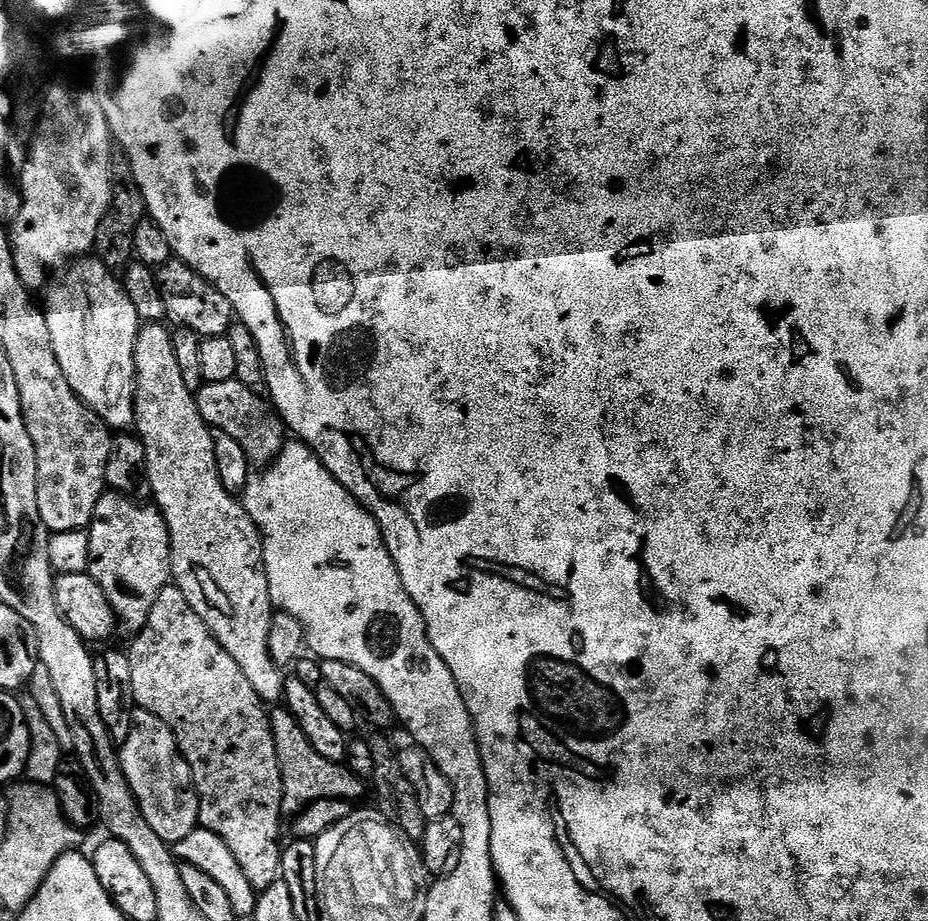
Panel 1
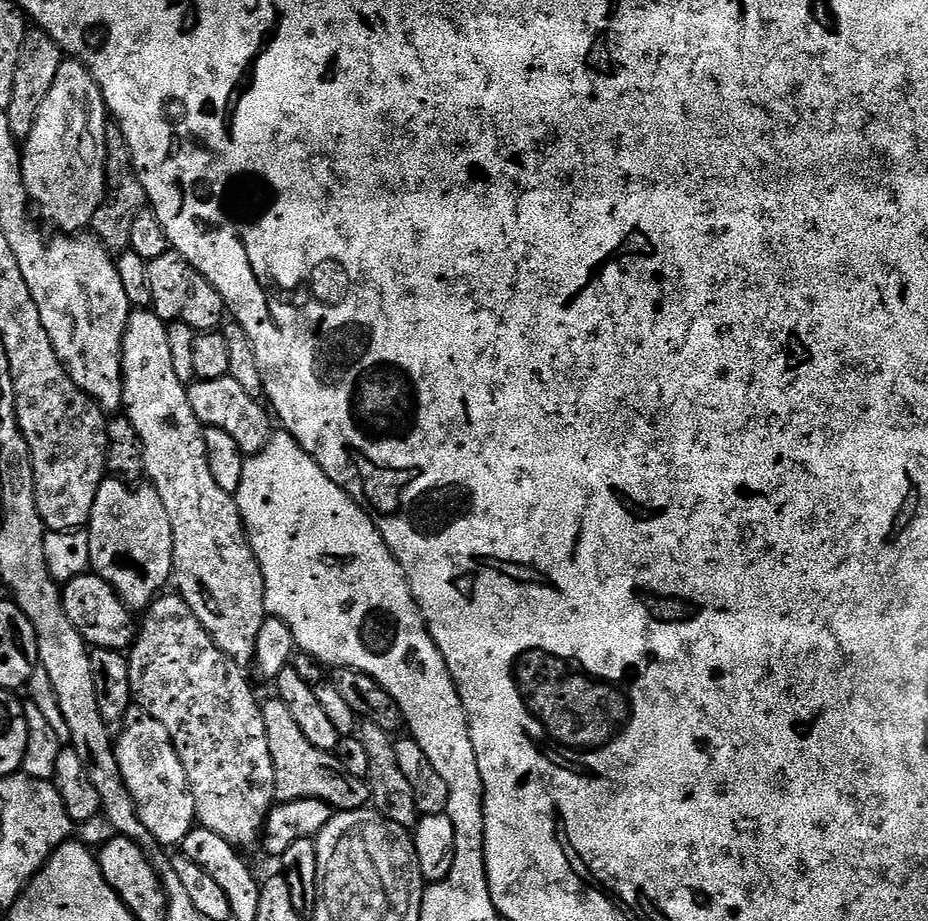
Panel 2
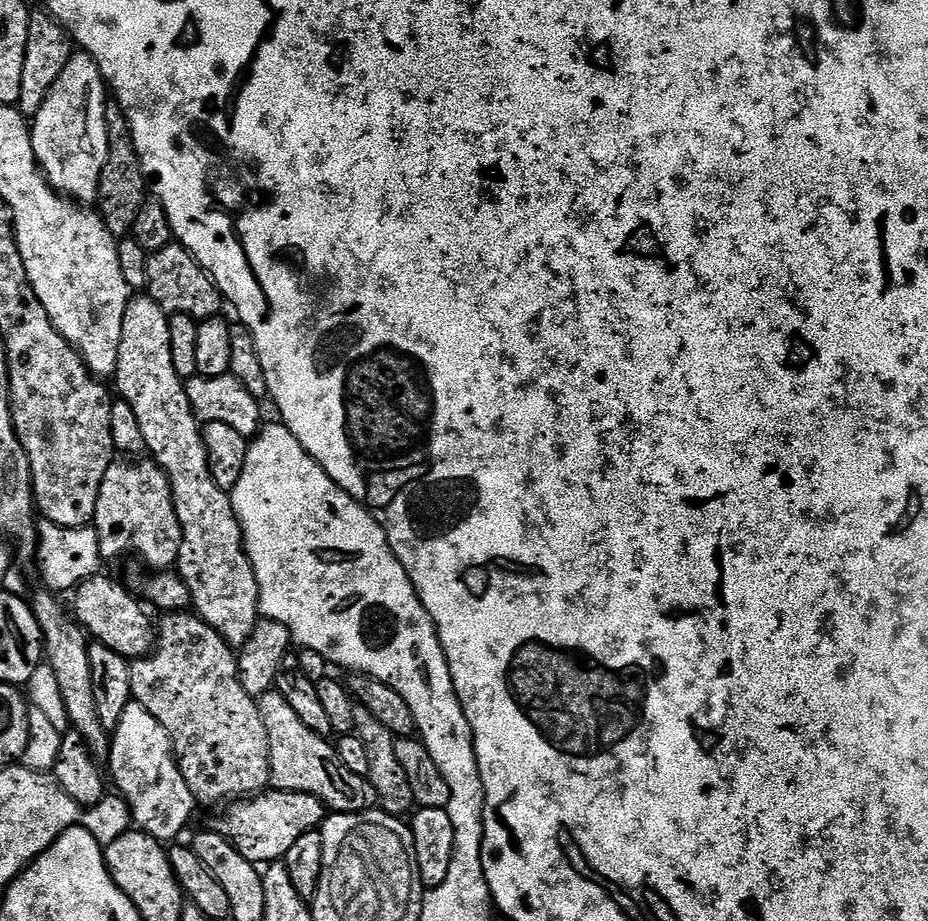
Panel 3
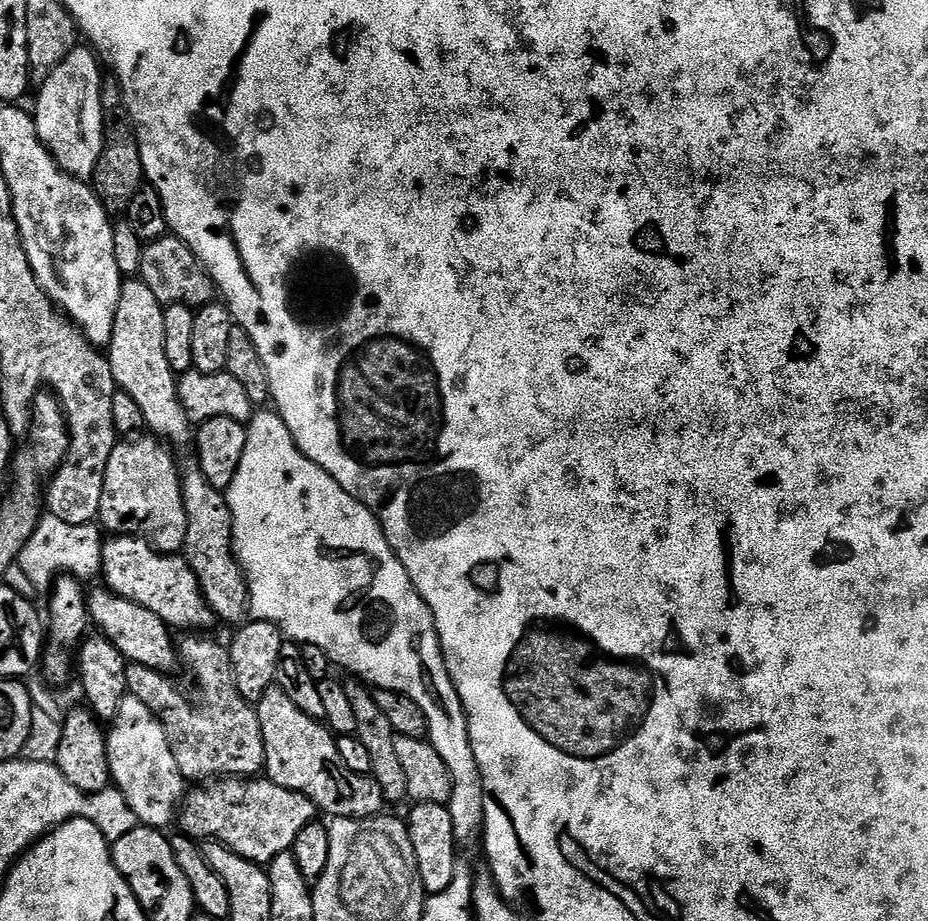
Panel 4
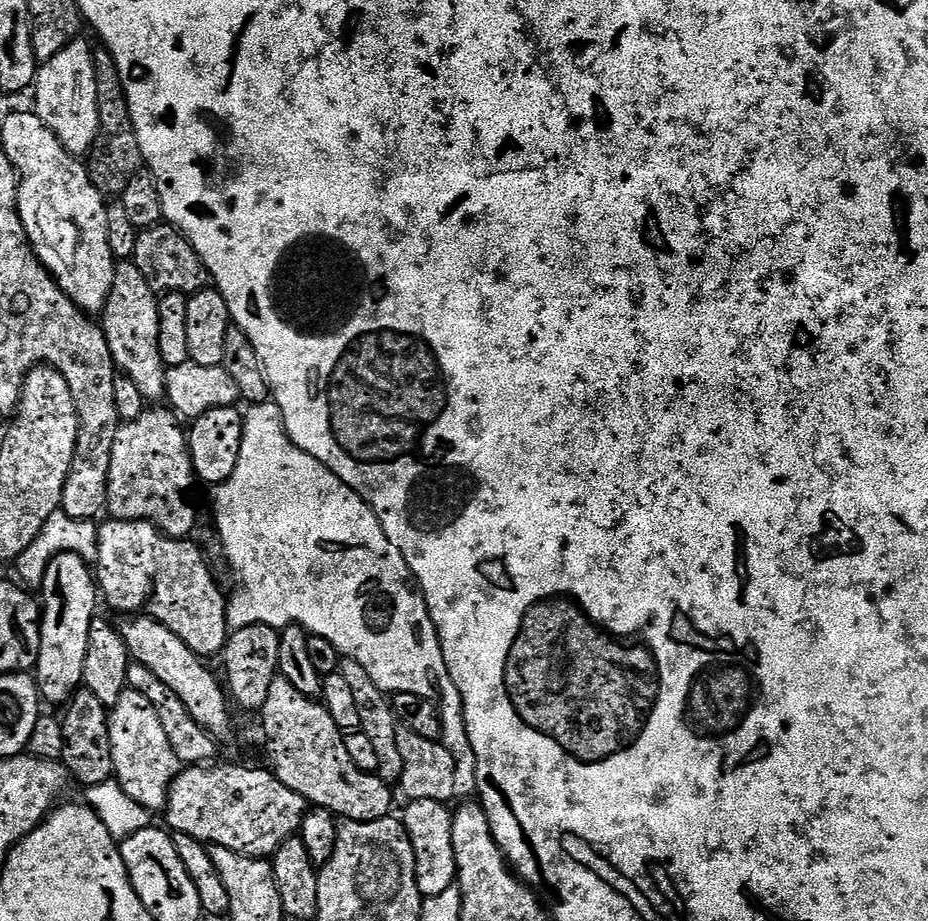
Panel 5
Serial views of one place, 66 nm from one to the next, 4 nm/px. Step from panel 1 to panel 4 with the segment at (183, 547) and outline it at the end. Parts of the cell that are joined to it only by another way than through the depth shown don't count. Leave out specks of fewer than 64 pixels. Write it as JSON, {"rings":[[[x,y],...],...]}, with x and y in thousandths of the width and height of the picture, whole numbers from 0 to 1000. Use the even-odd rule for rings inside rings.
{"rings":[[[135,303],[127,324],[127,337],[123,341],[123,363],[114,375],[114,385],[126,422],[140,428],[140,432],[149,436],[158,468],[185,484],[206,483],[209,461],[200,445],[196,445],[196,436],[192,432],[191,405],[185,403],[183,393],[179,393],[179,362],[175,351],[177,336],[178,331],[166,324],[162,311],[157,311],[154,304]],[[207,497],[196,504],[196,536],[203,564],[197,603],[213,628],[230,670],[234,674],[262,674],[267,664],[267,633],[254,608],[254,600],[250,598],[250,559],[245,537],[222,523],[214,504]]]}

